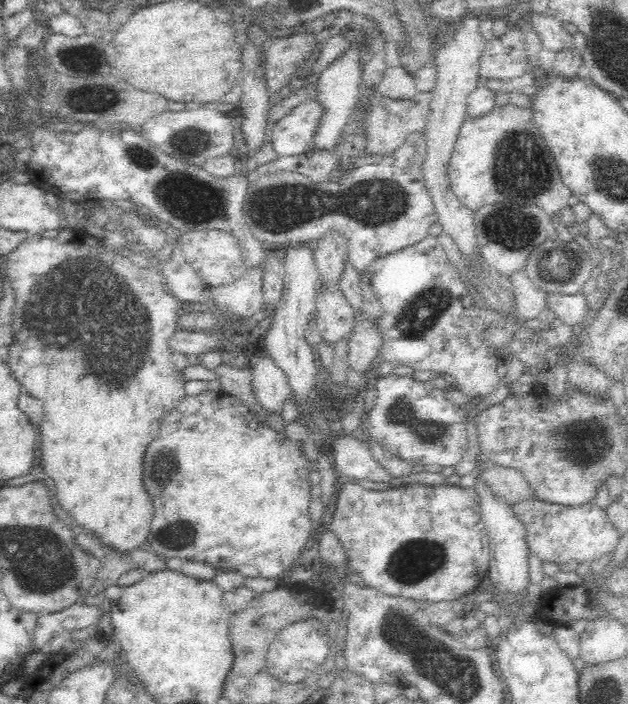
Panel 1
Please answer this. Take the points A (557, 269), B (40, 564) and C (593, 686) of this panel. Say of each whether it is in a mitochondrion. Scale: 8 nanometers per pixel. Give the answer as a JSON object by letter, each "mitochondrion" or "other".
{"A":"mitochondrion","B":"mitochondrion","C":"mitochondrion"}

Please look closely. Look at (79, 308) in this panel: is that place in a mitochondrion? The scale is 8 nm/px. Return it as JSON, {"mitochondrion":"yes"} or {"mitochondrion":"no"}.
{"mitochondrion":"yes"}

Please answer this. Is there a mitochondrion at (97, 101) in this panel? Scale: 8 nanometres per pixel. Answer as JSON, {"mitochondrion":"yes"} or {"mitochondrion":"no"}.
{"mitochondrion":"yes"}

